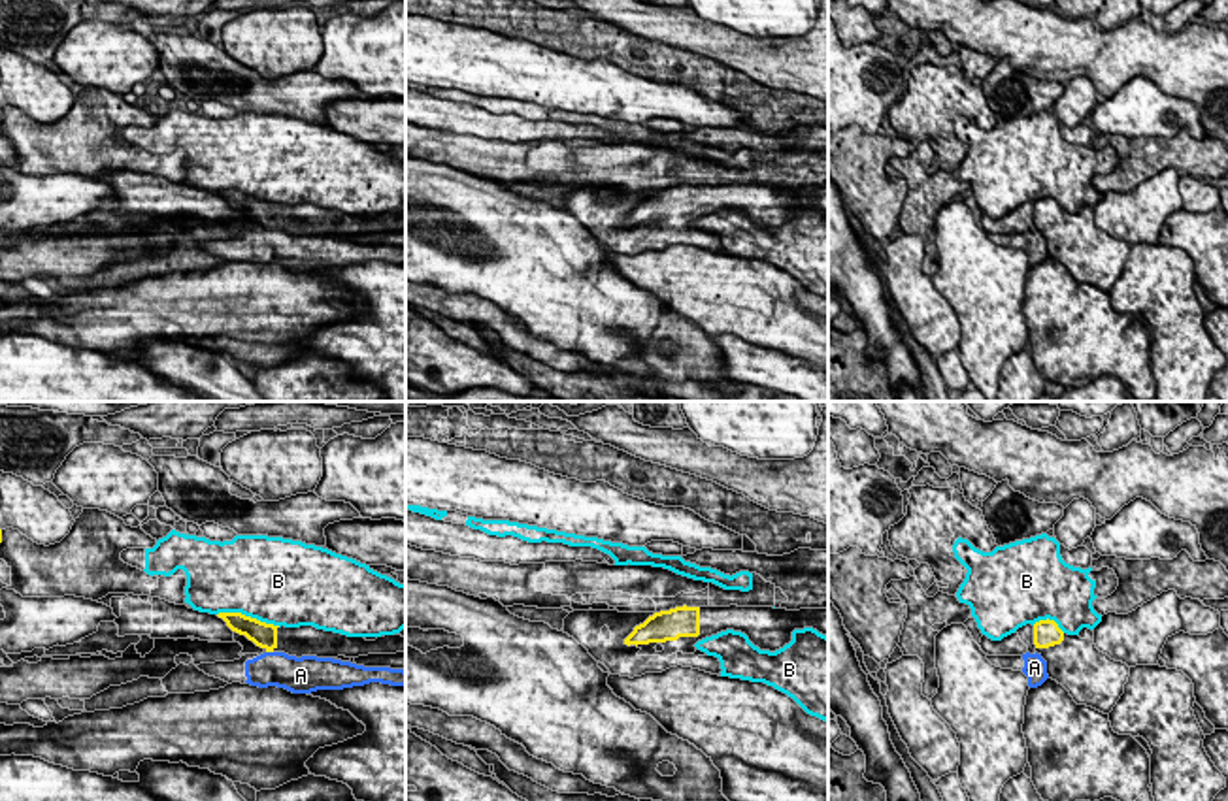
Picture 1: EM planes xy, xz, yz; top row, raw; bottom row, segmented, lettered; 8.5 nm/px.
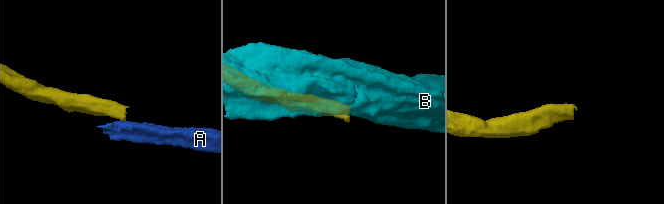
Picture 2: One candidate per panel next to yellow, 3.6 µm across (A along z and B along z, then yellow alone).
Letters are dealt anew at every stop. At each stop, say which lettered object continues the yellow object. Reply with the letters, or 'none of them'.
none of them

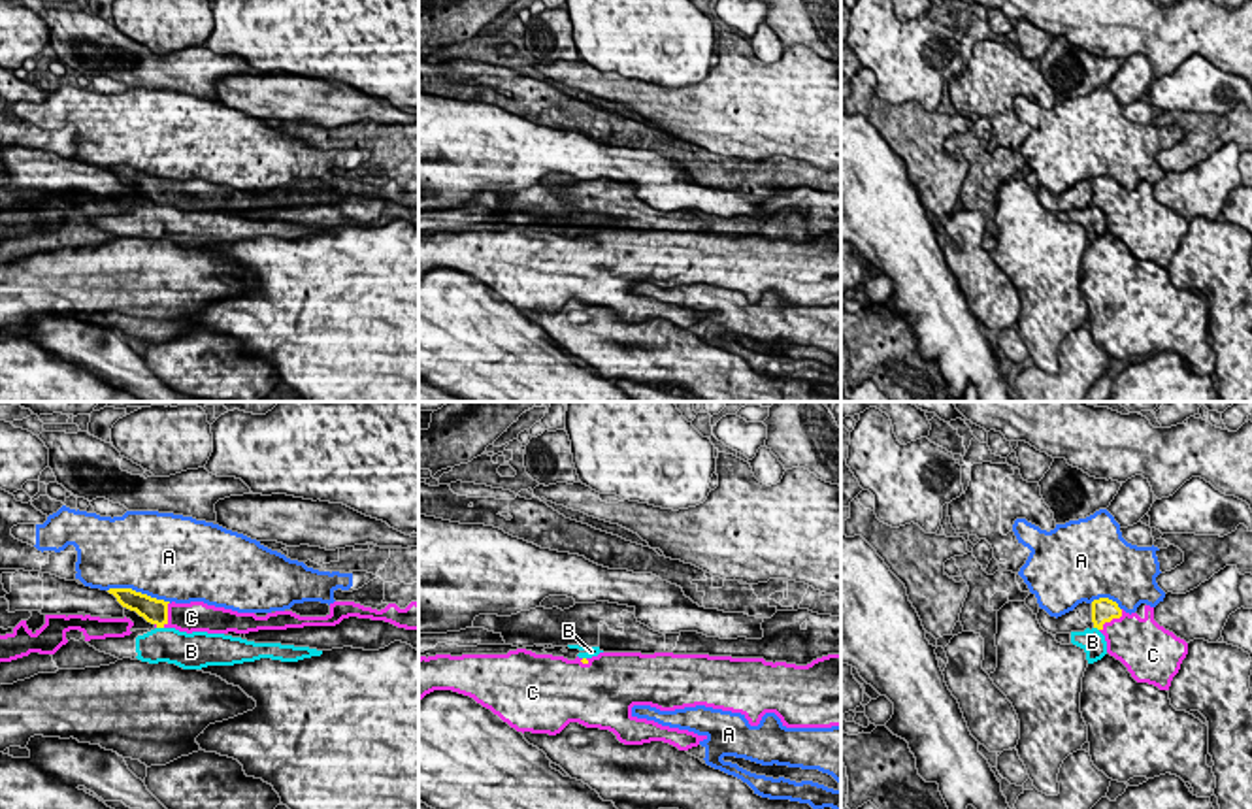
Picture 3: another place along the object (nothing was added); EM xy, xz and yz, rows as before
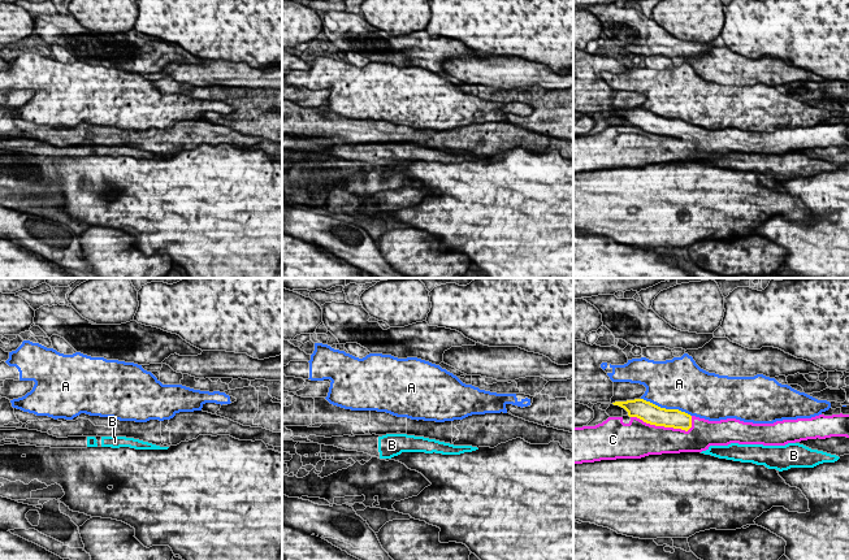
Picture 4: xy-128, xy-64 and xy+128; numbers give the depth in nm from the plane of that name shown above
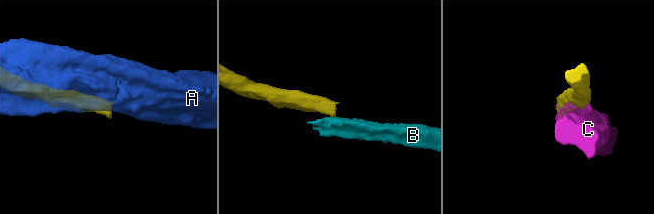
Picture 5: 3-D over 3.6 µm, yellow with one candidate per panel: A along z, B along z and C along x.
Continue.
C

